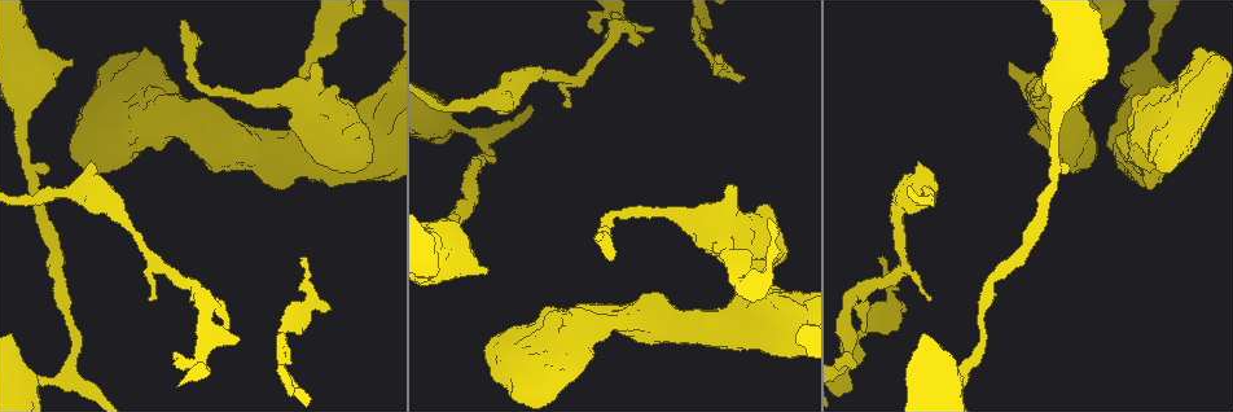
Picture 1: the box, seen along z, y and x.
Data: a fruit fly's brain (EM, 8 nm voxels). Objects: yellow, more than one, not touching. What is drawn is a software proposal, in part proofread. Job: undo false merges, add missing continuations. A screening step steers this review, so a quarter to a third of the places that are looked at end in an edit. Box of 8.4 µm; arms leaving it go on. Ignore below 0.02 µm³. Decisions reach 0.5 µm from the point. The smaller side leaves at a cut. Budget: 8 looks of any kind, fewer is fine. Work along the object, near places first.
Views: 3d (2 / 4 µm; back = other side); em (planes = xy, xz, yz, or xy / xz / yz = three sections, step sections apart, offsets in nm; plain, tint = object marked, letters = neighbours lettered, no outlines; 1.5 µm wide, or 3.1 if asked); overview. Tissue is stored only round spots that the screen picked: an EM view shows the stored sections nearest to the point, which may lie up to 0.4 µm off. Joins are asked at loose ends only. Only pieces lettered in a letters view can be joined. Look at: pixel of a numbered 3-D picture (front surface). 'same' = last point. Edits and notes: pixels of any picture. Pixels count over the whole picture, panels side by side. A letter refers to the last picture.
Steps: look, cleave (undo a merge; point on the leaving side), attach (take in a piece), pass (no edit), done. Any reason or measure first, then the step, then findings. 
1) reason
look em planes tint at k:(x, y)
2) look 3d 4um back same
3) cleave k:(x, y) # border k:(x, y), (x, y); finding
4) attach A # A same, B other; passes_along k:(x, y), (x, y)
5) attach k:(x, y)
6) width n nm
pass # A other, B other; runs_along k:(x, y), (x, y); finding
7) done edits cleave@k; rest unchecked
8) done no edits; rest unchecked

long arm stops here
look 3d 4um at 1:(182, 21)

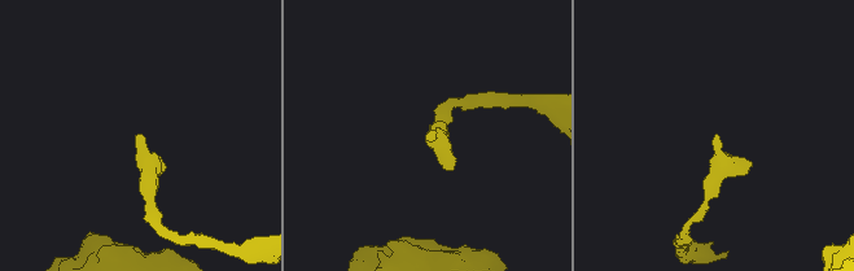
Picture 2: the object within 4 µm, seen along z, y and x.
now the EM
look em planes letters at 2:(431, 131)

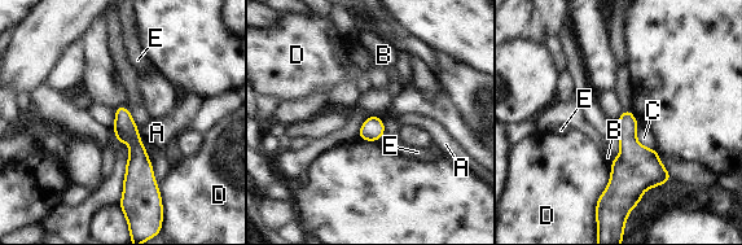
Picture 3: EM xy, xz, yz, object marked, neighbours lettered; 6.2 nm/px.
width 140 nm
pass # A other, B other, C other, D other, E other; runs_along 3:(121, 109), (136, 147), (128, 198); none of them fits

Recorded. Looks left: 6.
stops while still wide
look 3d 2um at 1:(1013, 65)

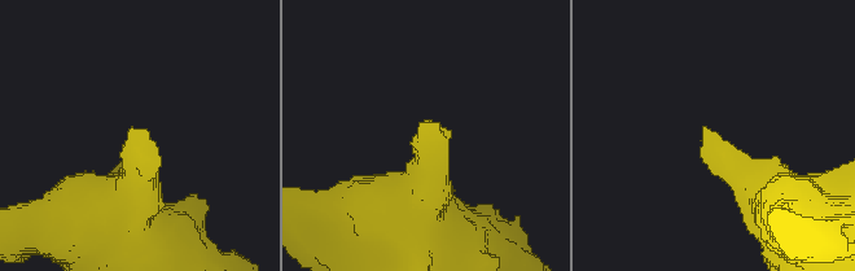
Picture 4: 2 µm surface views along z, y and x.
now the EM
look em planes letters at 4:(147, 132)

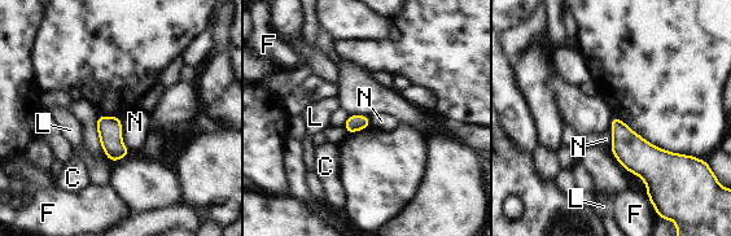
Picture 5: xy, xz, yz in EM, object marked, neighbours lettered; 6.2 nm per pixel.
pass # C other, F other, L other, N other; none of them fits

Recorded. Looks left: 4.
branch stops here
look em planes letters at 1:(620, 321)

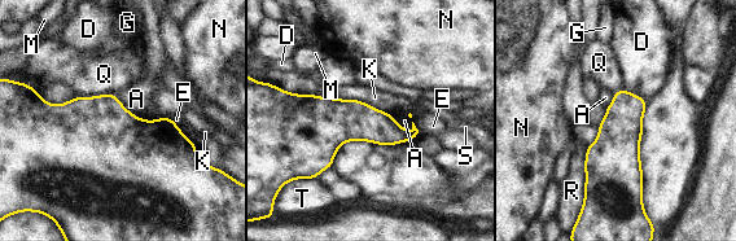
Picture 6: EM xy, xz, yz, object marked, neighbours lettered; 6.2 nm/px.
pass # A other, D other, E other, G other, K other, M other, N other, Q other, R other, S other, T other; no lettered piece goes on from it

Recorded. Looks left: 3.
done no edits; rest unchecked

